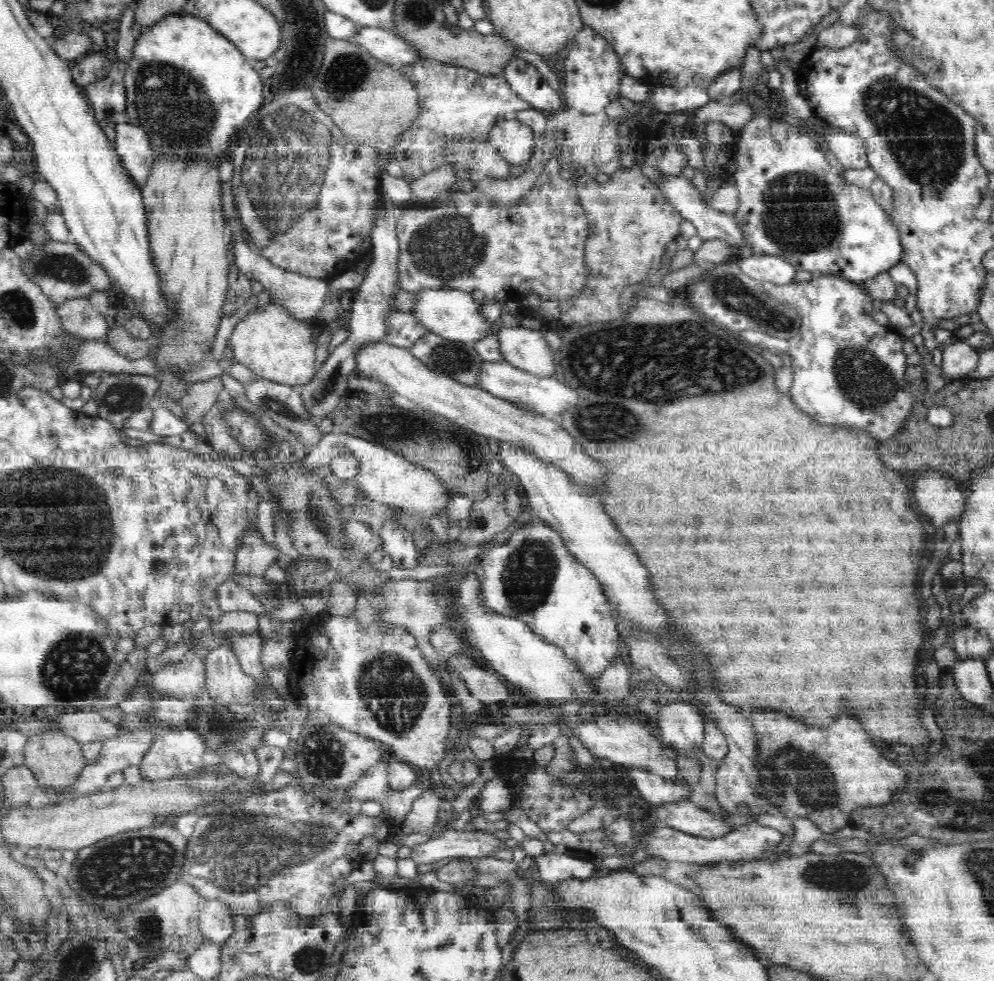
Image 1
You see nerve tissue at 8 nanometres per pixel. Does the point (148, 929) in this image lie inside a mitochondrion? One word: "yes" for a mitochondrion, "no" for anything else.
yes

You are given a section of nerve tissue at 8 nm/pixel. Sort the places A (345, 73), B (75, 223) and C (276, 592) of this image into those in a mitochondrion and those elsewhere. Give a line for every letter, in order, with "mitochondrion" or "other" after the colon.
A: mitochondrion
B: other
C: other

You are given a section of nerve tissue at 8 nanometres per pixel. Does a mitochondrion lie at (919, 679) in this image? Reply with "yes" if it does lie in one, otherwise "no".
no

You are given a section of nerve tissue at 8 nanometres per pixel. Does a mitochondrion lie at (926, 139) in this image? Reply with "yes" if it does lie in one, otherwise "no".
yes

